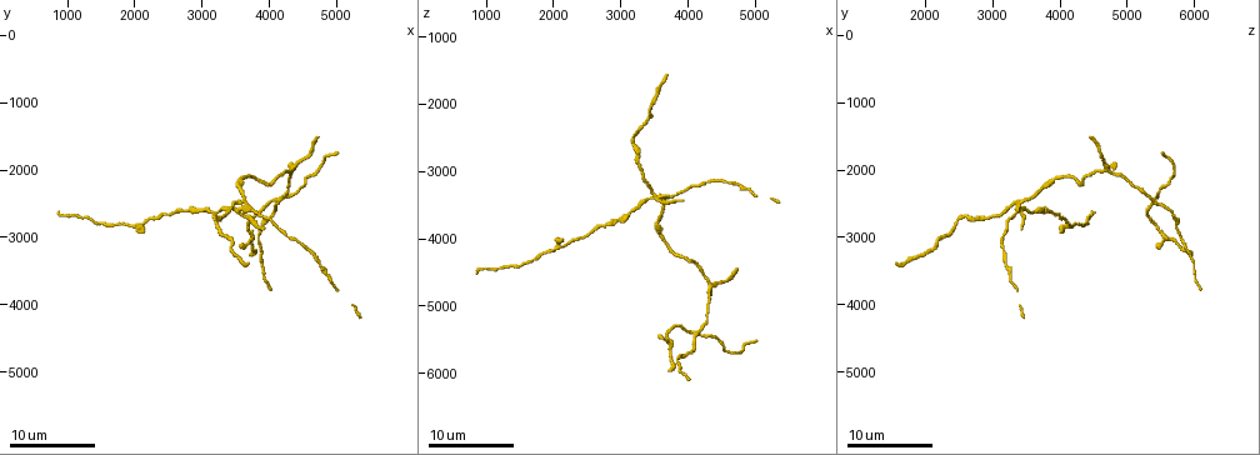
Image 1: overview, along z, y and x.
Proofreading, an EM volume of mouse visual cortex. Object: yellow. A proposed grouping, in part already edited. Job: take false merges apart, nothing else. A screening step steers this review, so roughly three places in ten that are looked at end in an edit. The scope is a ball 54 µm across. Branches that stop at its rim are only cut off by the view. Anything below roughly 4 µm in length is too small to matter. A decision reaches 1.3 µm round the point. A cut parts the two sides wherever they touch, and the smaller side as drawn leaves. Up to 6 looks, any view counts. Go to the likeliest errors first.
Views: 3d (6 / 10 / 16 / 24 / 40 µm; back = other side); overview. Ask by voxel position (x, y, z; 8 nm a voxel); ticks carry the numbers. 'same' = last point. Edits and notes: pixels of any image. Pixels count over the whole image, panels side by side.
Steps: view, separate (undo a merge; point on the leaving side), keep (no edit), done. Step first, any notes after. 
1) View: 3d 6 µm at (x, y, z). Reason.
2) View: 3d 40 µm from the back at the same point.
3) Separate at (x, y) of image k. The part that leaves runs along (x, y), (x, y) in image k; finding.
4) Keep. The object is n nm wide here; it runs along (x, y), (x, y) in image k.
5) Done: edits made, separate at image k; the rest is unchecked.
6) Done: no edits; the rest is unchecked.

View: 3d 10 µm at (4100, 2500, 5450). Looks like a crossing.

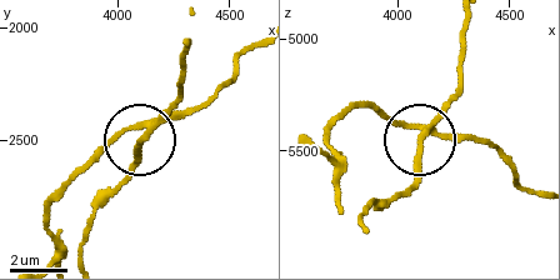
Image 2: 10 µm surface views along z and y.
Separate at (188, 111) of image 2. 4 arms meet here; the part that leaves runs along (428, 126), (351, 111), (329, 135), (339, 205) in image 2; a second neuron is stuck on.

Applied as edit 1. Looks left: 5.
View: overview.

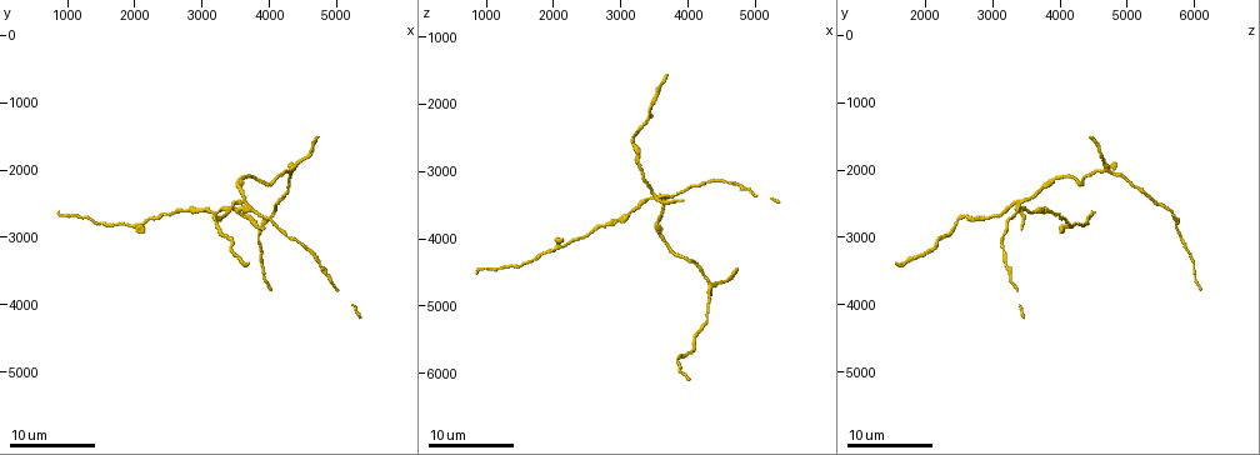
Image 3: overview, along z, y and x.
View: 3d 6 µm at (4350, 2050, 4800). Looks like a crossing.

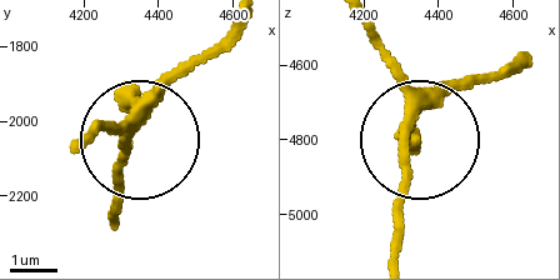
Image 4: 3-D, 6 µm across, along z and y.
View: 3d 6 µm from the back at (4330, 2010, 4750).

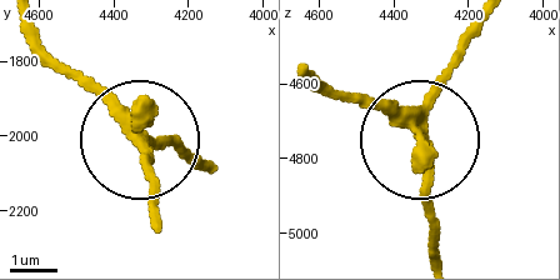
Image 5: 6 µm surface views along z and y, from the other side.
Keep. It runs along (208, 164), (125, 129), (33, 36) in image 5; continuous, no second neuron.

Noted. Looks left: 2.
Done: edits made, separate at image 2; the rest is unchecked.

